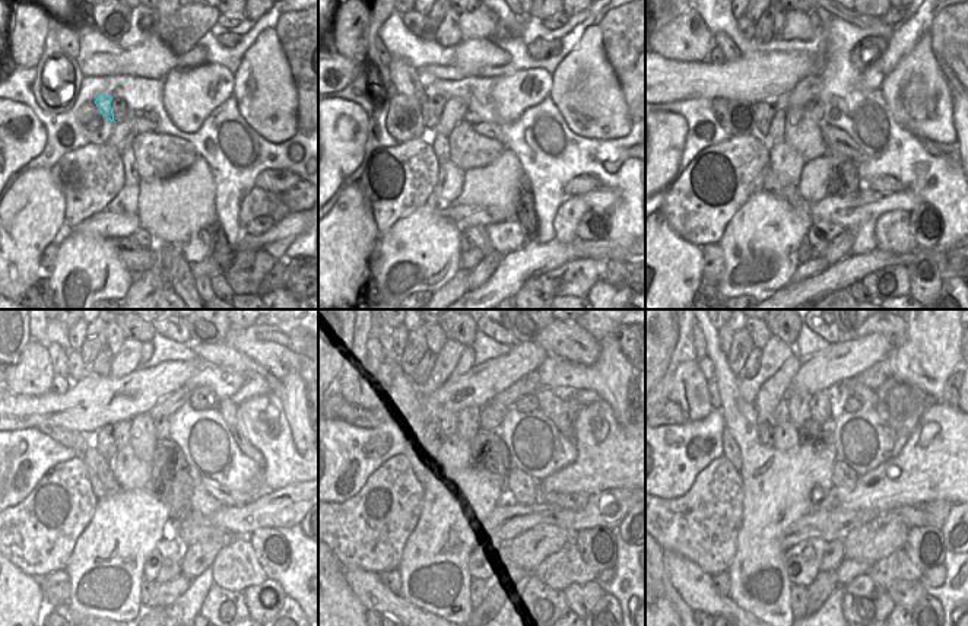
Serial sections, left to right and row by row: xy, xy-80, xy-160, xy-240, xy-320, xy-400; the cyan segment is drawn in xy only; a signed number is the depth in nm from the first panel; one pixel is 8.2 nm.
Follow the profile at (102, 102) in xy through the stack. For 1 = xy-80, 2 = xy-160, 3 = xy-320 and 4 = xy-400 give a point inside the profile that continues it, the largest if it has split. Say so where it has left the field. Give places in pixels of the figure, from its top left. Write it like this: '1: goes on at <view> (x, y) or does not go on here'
1: goes on at xy-80 (409, 85)
2: goes on at xy-160 (732, 53)
3: goes on at xy-320 (374, 349)
4: goes on at xy-400 (698, 339)

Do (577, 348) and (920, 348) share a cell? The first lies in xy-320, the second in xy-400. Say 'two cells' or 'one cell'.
two cells

